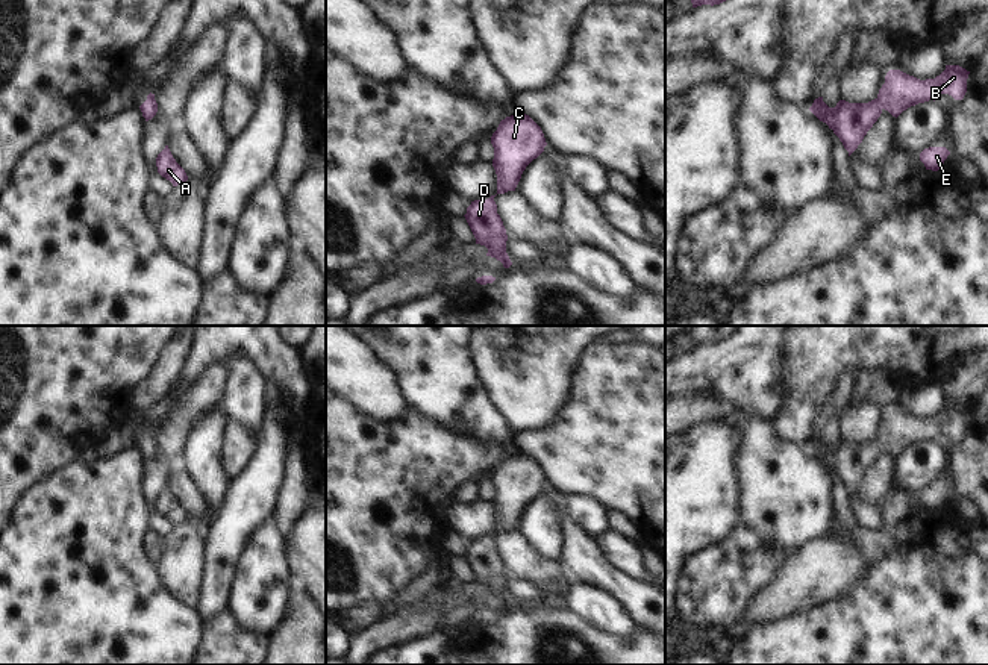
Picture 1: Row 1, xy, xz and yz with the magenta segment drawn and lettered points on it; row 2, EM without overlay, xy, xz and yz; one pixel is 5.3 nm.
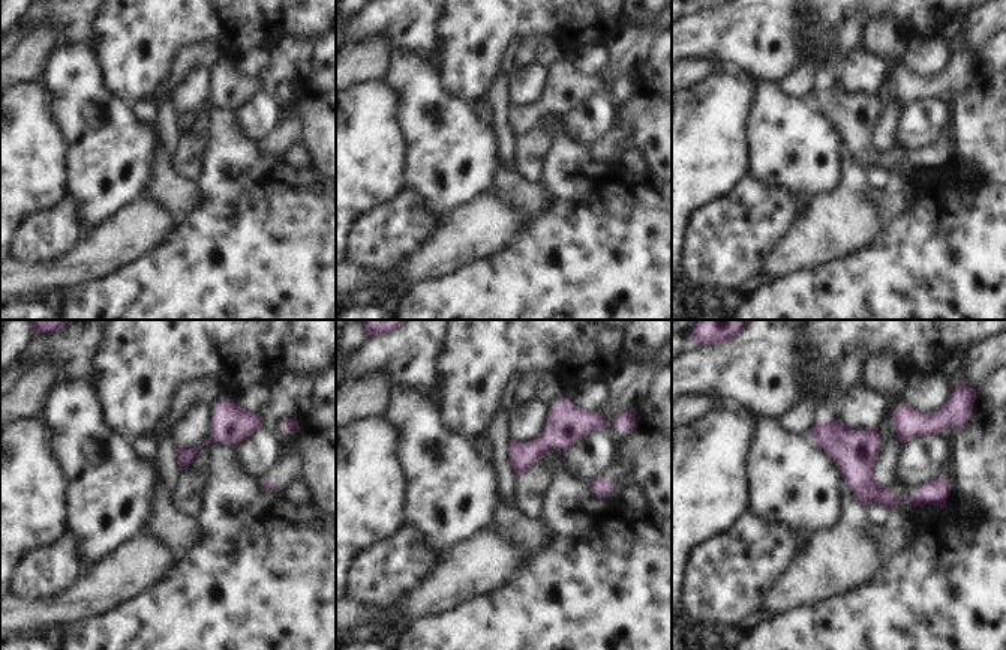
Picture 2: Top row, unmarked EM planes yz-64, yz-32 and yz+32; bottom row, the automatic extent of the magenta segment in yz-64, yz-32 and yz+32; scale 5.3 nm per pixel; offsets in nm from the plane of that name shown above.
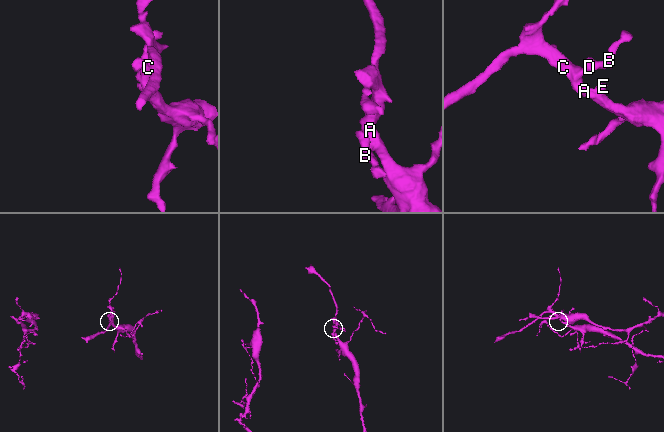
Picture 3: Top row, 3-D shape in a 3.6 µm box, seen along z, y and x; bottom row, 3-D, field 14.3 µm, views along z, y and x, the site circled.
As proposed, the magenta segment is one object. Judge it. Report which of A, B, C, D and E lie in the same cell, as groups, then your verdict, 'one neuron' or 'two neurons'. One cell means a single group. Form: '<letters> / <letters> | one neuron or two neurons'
A B C D E | one neuron

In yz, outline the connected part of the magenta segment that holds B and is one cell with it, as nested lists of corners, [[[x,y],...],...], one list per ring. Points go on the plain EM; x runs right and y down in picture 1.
[[[946,404],[946,409],[935,418],[920,420],[900,409],[890,409],[874,439],[868,442],[839,439],[835,447],[829,447],[823,436],[818,436],[809,450],[833,470],[850,495],[883,448],[897,457],[911,445],[935,441],[940,433],[962,439],[967,432],[968,414],[970,411],[959,404]]]

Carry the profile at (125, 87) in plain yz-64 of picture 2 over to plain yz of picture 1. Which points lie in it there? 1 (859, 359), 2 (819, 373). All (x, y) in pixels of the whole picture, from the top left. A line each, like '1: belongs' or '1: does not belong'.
1: belongs
2: belongs

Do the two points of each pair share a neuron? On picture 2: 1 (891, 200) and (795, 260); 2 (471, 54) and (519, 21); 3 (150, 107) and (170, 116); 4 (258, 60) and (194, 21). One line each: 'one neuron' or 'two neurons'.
1: two neurons
2: one neuron
3: two neurons
4: two neurons

